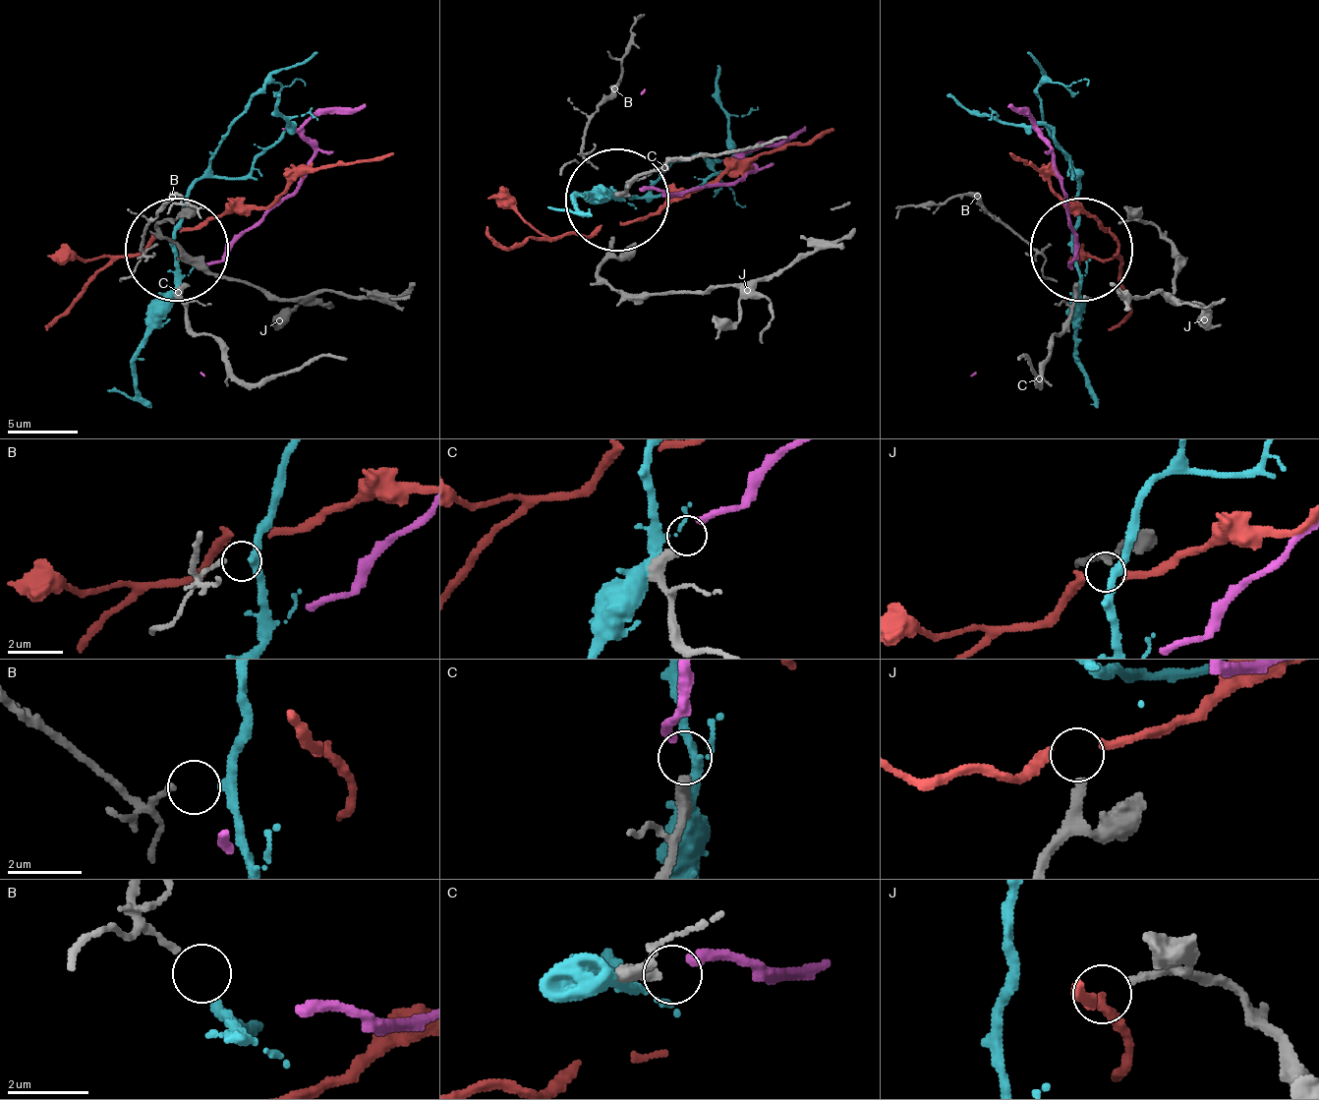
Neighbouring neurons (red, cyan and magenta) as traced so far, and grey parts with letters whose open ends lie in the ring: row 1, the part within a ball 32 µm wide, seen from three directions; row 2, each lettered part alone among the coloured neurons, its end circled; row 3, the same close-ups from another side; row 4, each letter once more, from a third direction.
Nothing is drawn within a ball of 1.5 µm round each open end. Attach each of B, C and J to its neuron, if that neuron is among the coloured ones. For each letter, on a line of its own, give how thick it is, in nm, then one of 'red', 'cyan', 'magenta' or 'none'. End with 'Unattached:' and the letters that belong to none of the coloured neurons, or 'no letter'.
B: calibre 140 nm; cyan
C: calibre 360 nm; magenta
J: calibre 200 nm; none
Unattached: J

